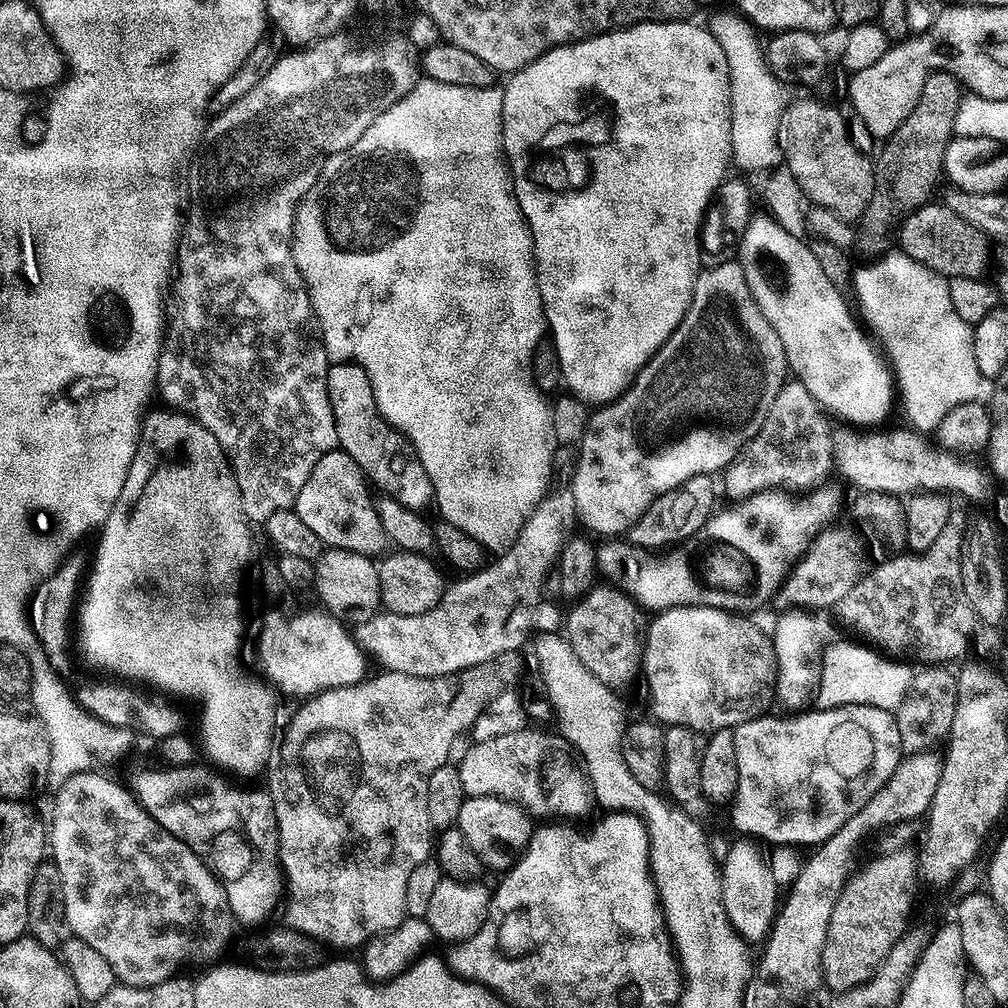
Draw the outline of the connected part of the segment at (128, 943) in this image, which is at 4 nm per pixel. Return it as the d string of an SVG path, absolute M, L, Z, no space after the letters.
M93 771L93 772L84 772L76 773L72 777L66 778L64 784L61 788L55 793L54 798L56 798L56 813L52 816L52 824L50 820L50 860L51 863L56 865L58 874L60 875L60 889L62 890L62 898L64 899L64 923L66 925L67 931L73 936L77 936L82 942L86 942L86 946L92 947L94 950L98 950L98 954L102 954L102 958L106 958L106 962L110 962L110 970L114 970L117 981L121 985L130 987L130 988L149 988L155 984L161 984L167 980L173 979L177 975L176 972L180 968L180 964L184 964L187 960L212 960L215 961L217 958L215 956L220 956L224 952L224 947L232 940L232 924L234 925L234 917L231 912L230 902L227 901L227 890L223 883L218 882L217 873L210 871L208 865L204 863L203 859L199 856L197 852L193 852L188 845L183 844L178 838L174 838L174 834L170 834L162 827L158 822L154 822L150 818L149 814L140 804L136 803L135 797L125 788L125 790L114 780L111 780L110 777L106 776L103 771Z

